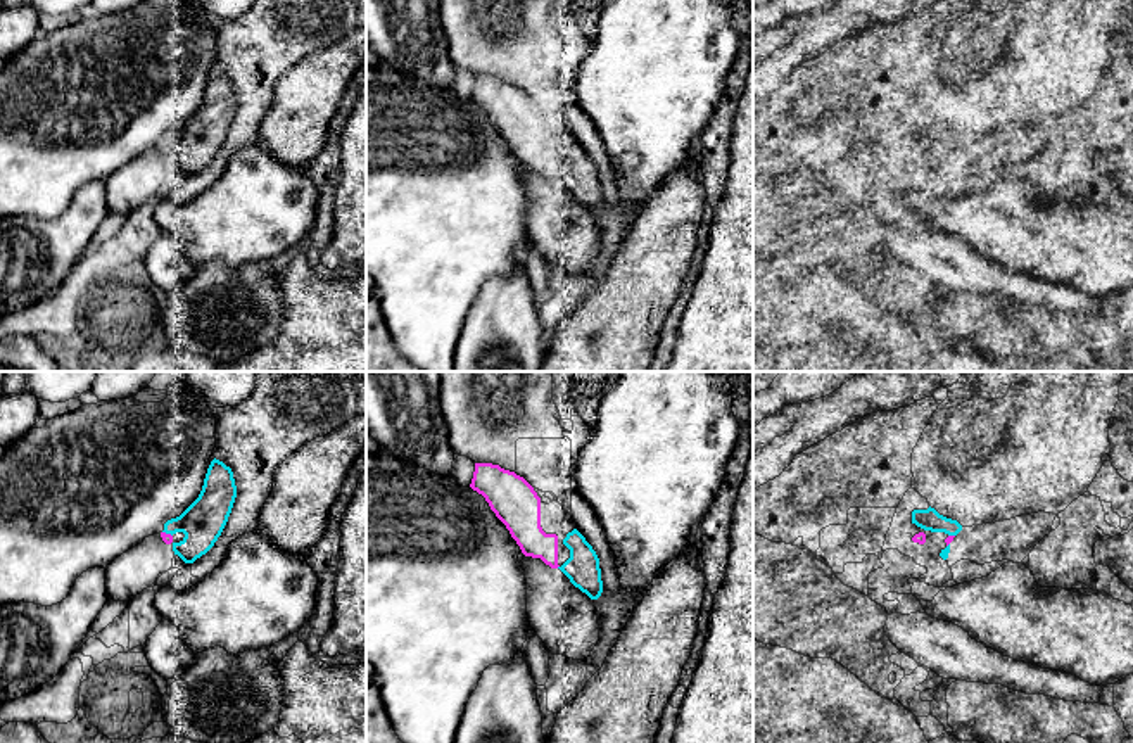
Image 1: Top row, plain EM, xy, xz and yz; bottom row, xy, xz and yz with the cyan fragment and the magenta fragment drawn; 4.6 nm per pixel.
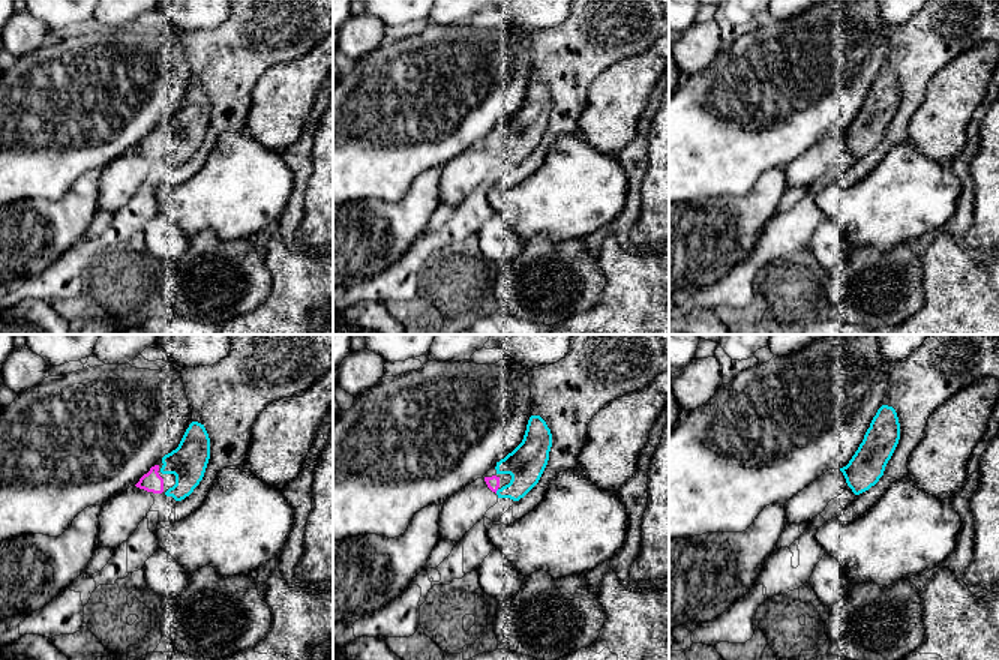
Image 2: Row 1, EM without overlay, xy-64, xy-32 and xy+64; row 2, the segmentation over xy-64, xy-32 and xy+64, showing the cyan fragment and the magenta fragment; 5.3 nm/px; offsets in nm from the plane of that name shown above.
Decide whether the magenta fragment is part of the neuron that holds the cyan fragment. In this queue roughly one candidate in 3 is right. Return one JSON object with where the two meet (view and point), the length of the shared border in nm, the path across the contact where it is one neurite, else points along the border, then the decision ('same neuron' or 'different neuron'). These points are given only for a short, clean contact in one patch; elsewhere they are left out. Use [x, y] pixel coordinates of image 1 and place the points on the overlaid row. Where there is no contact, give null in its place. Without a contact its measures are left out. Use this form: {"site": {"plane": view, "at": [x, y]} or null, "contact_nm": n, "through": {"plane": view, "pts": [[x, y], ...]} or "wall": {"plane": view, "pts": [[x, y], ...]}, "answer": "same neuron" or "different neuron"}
{"site": {"plane": "xy", "at": [168, 533]}, "contact_nm": 50, "answer": "same neuron"}

